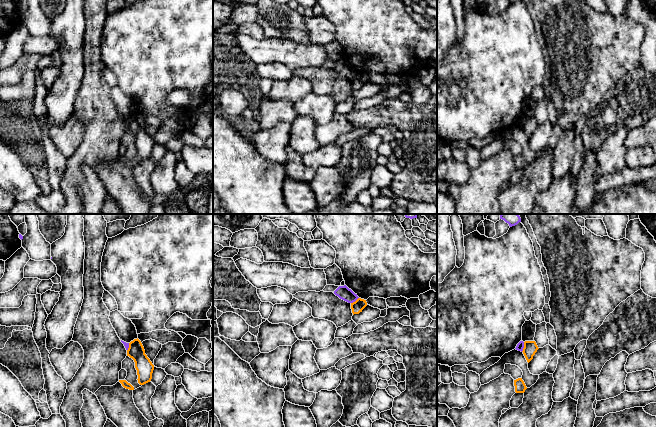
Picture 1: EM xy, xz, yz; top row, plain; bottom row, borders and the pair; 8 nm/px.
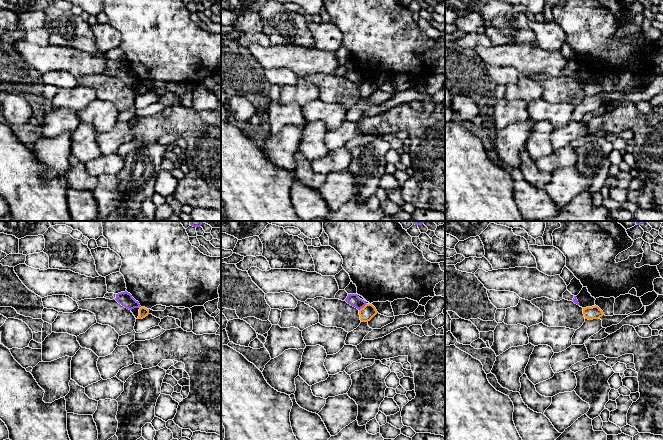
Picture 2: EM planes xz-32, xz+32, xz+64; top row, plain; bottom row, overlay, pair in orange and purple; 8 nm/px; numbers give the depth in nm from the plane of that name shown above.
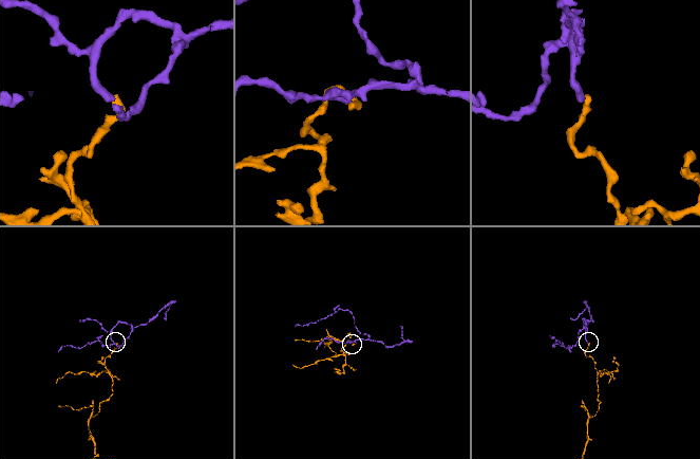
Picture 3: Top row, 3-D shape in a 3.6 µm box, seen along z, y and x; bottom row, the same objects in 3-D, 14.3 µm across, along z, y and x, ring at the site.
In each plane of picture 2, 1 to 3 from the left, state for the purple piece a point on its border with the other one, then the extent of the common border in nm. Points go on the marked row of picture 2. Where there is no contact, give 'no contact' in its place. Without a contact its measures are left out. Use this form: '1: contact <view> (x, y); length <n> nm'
1: no contact
2: contact xz+32 (363, 307); length 80 nm
3: no contact

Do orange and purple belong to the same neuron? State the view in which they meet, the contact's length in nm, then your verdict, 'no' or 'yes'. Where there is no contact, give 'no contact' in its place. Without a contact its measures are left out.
meets orange in yz; contact 80 nm long; no

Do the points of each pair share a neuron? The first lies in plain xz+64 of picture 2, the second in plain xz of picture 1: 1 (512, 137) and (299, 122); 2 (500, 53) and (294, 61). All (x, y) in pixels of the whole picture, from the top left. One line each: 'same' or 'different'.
1: different
2: same

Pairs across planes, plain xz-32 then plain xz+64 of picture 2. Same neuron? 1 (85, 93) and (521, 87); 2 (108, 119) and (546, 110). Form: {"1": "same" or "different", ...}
{"1": "same", "2": "same"}

